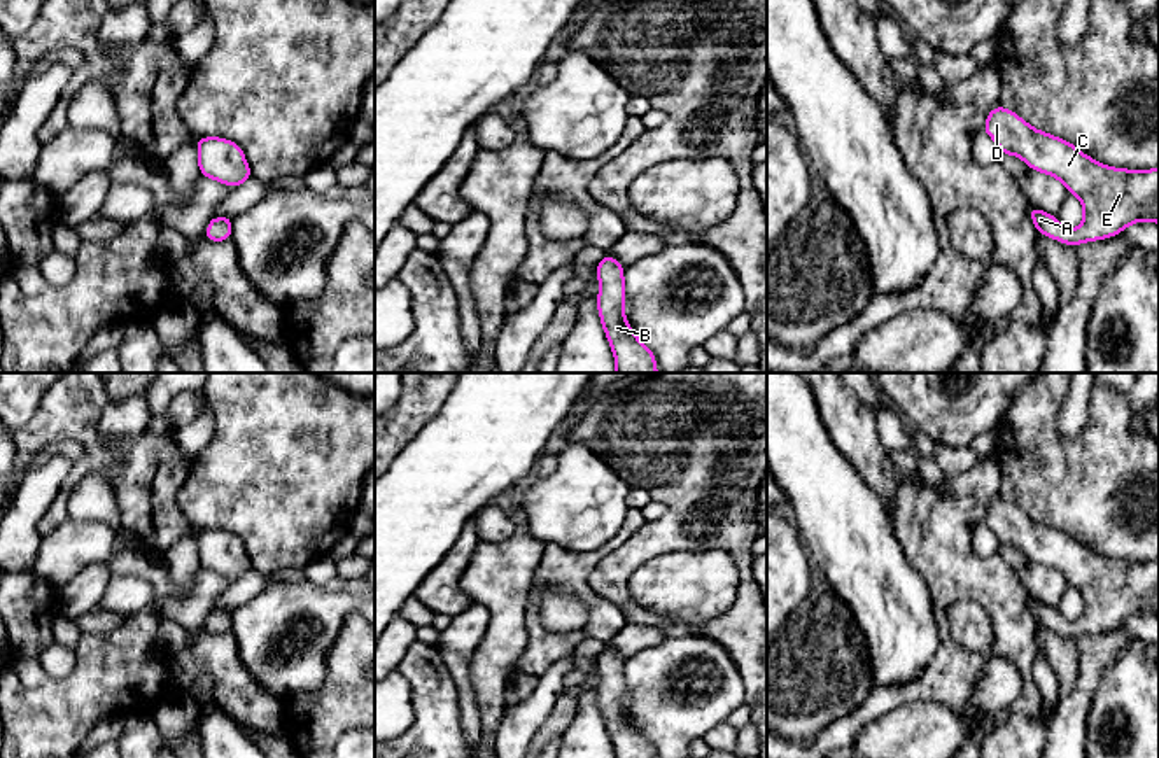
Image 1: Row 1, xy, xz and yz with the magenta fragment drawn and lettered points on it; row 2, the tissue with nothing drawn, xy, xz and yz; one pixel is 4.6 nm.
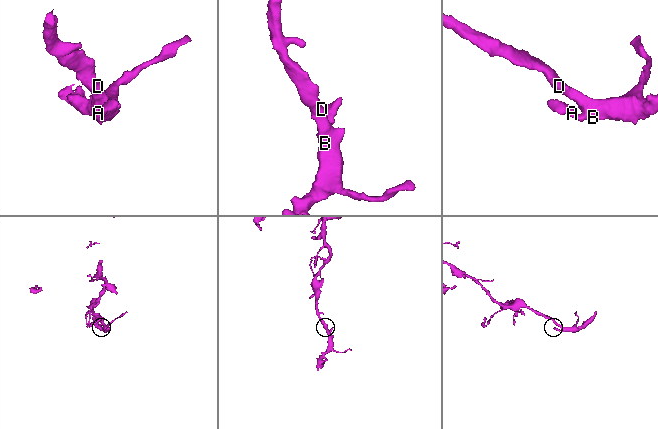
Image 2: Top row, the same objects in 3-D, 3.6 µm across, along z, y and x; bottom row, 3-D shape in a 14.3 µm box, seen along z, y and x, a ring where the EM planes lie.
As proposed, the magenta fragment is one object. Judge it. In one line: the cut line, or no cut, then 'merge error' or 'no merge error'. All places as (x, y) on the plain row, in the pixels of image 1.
no cut; no merge error

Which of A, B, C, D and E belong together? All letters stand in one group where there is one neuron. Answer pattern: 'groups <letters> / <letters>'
groups A B C D E

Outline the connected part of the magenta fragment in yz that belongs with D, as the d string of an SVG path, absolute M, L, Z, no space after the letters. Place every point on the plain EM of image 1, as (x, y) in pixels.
M998 497L987 509L984 525L989 527L1005 548L1019 548L1031 562L1056 569L1068 585L1075 586L1084 599L1084 613L1075 621L1064 621L1059 609L1040 600L1028 600L1038 625L1056 630L1061 635L1075 639L1084 634L1105 632L1119 627L1138 613L1159 616L1159 560L1134 564L1127 560L1112 560L1082 546L1073 536L1035 522L1015 504Z

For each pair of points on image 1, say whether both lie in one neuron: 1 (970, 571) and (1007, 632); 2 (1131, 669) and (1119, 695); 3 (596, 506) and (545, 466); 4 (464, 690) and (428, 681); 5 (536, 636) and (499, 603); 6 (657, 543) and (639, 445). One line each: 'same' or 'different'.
1: same
2: same
3: different
4: different
5: different
6: same

